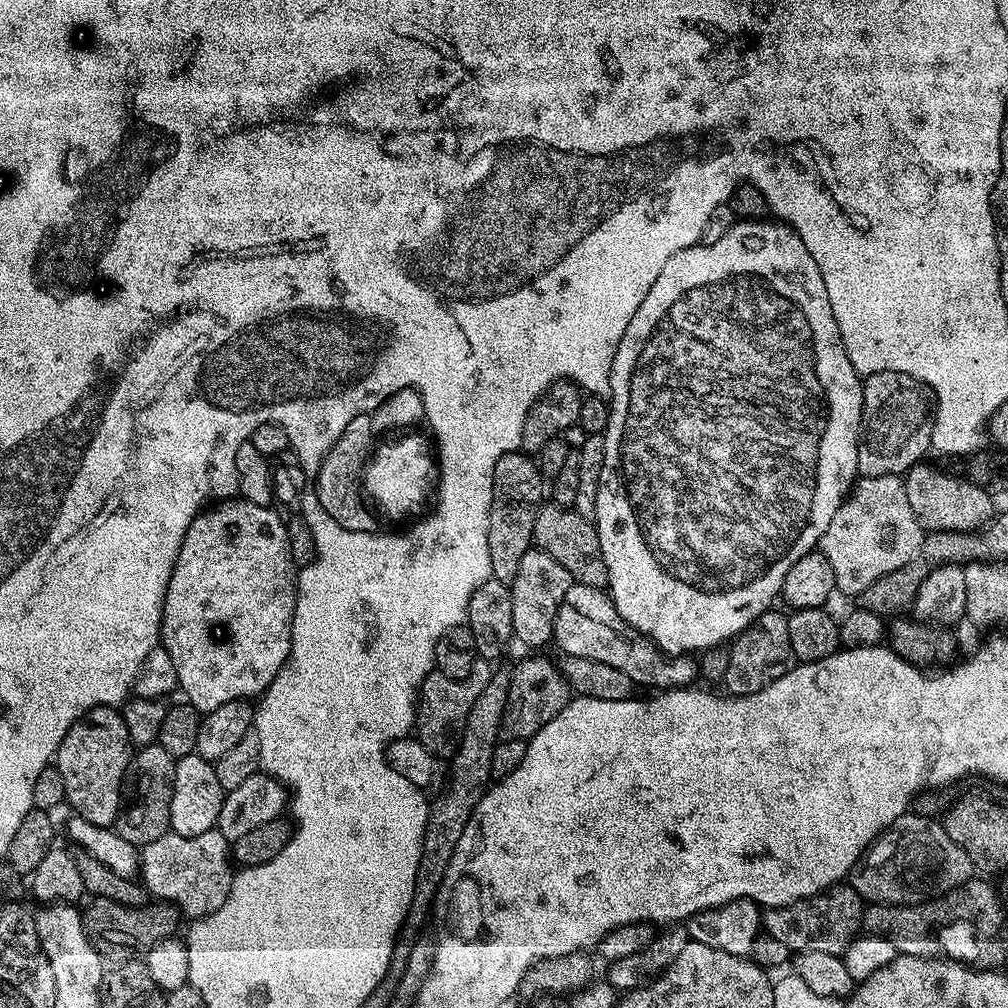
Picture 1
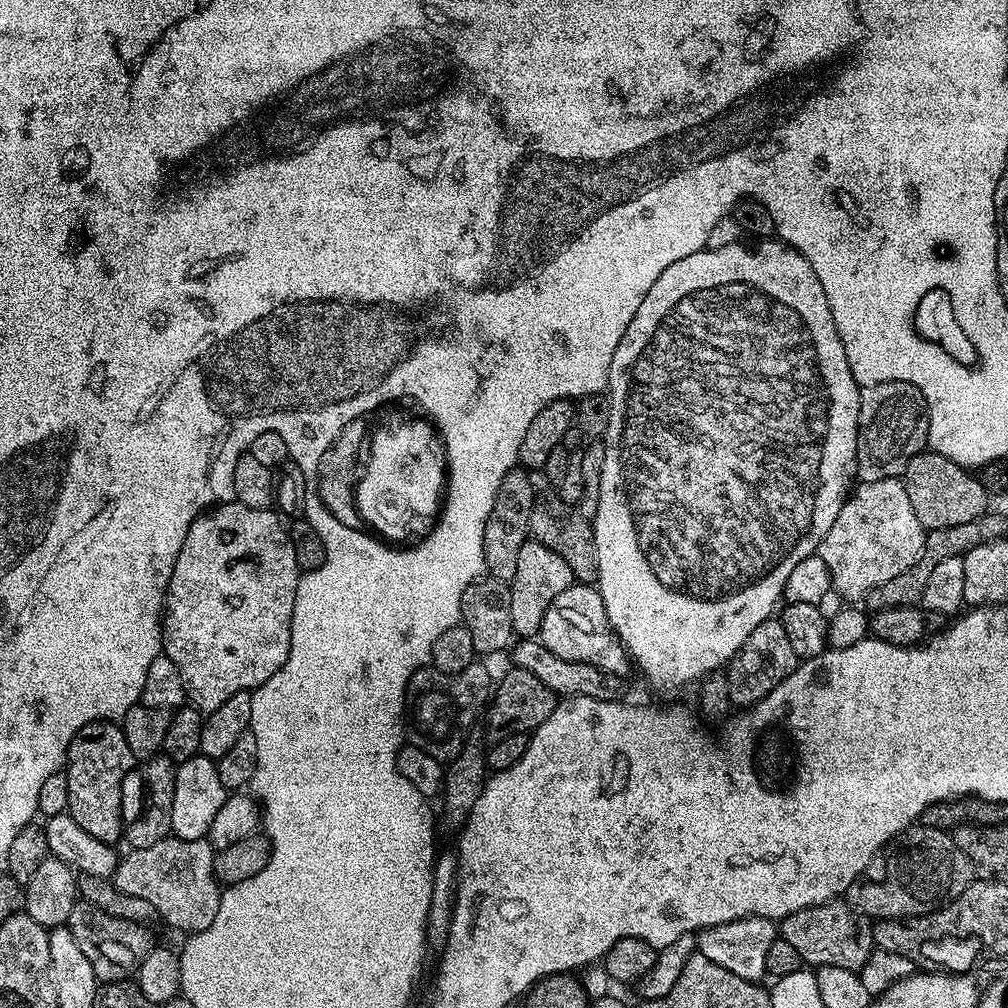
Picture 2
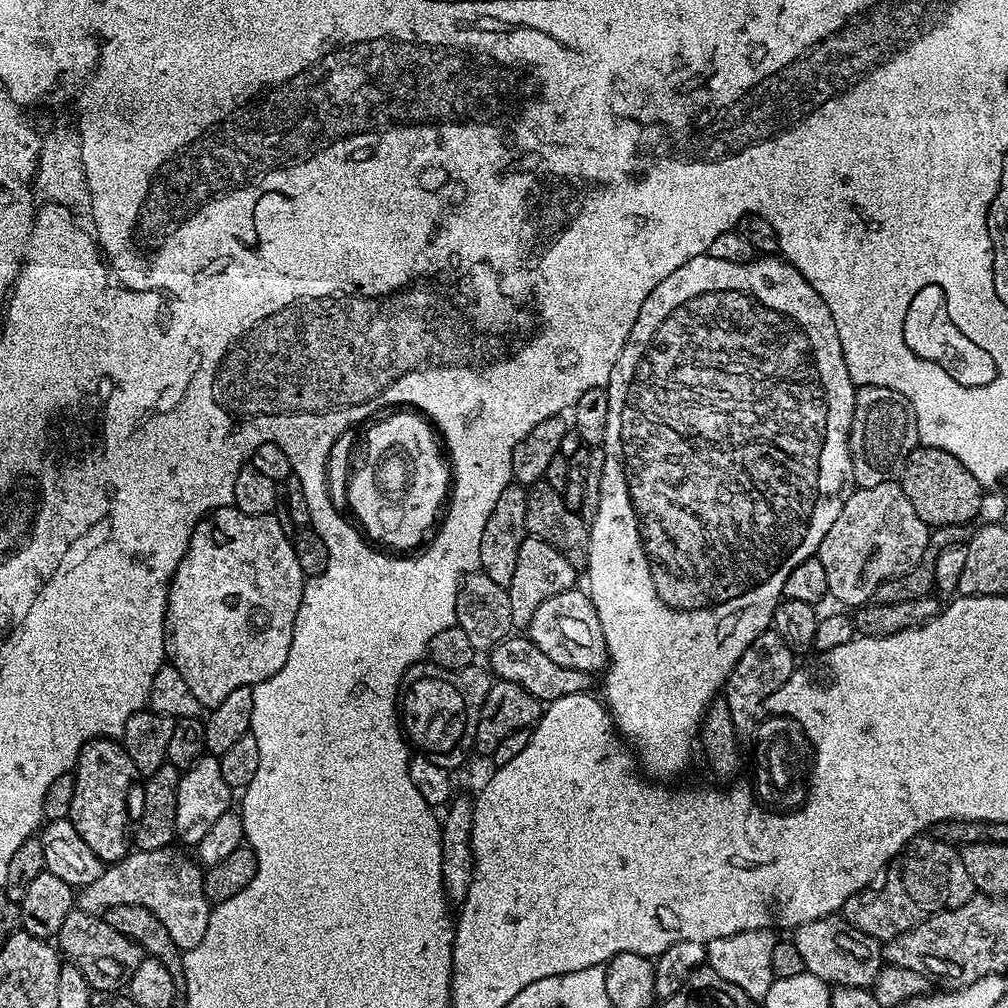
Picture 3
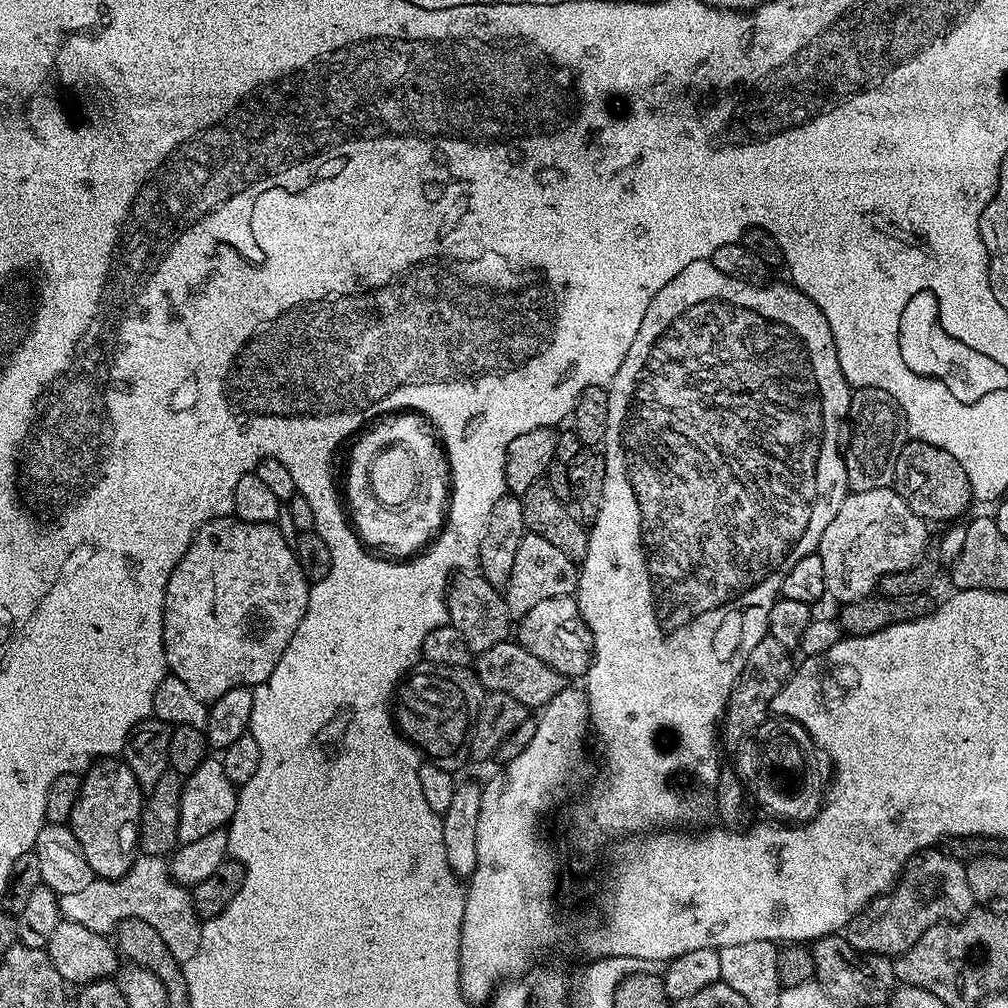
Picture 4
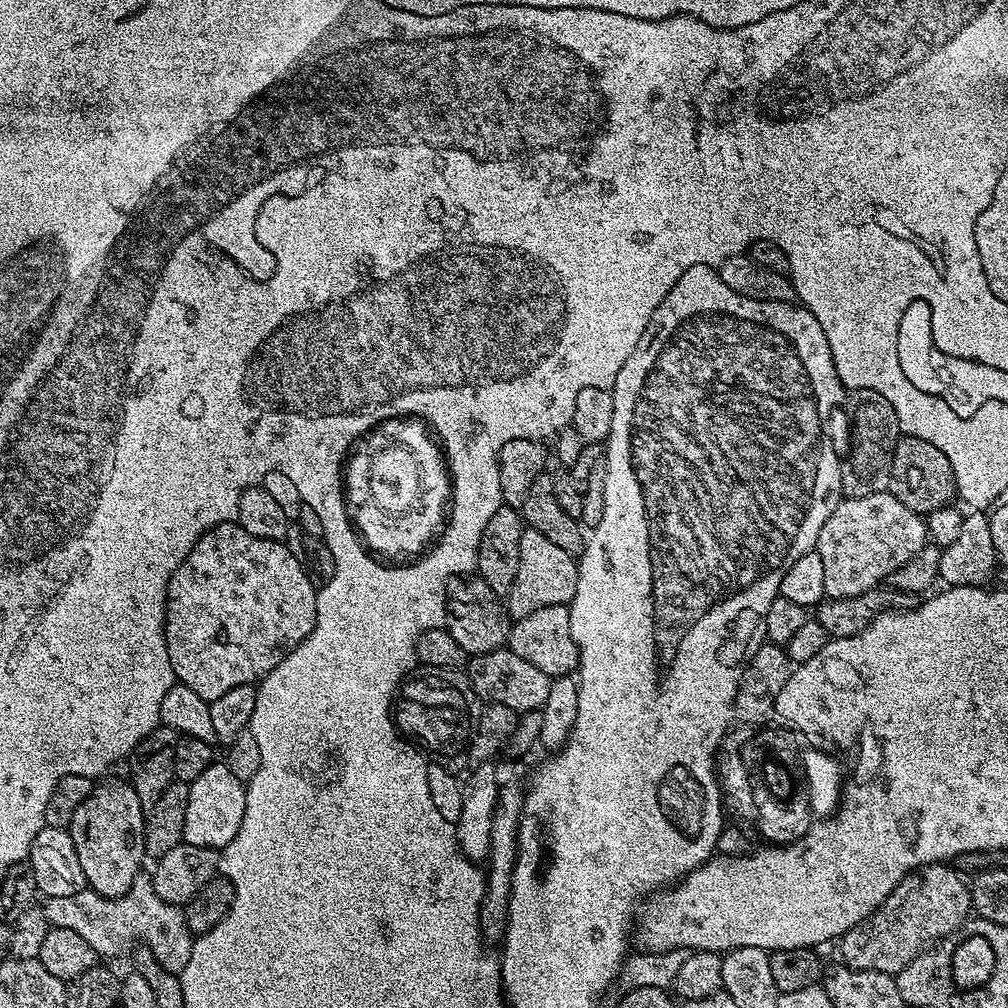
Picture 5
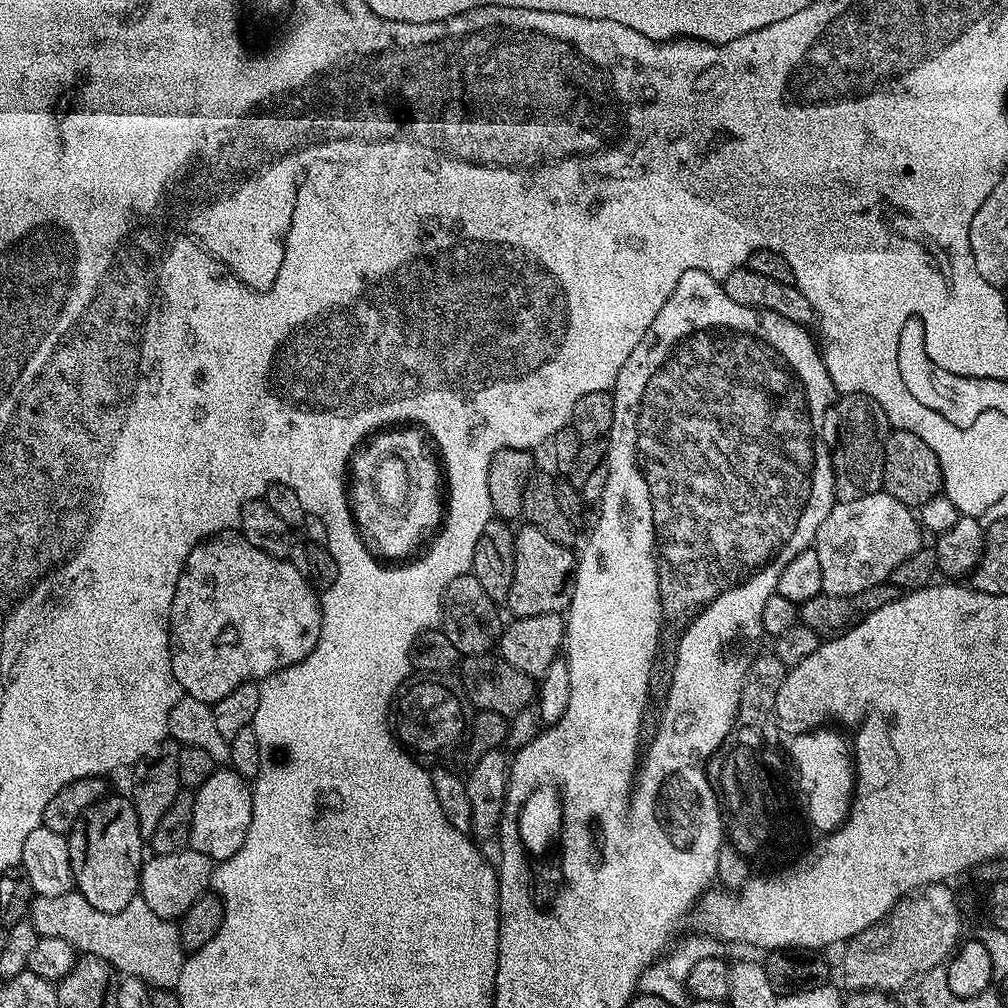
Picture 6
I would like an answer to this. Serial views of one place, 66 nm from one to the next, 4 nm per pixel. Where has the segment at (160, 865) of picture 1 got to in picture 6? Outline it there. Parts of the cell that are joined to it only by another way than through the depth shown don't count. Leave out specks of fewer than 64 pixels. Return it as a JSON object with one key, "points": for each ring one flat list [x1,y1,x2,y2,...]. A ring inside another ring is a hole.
{"points":[[75,890,58,898,36,896,32,901,30,919,37,934,46,938,66,938,81,953,97,956,112,965,117,973,136,976,156,990,175,989,178,974,186,959,179,927,162,918,139,898,121,912,94,910,86,898]]}

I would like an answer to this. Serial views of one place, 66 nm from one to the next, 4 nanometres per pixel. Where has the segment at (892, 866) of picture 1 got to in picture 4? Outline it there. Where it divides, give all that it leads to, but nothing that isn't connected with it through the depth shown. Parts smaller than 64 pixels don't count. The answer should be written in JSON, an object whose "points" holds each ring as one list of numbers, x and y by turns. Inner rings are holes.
{"points":[[925,850,917,852,904,863,903,869,891,889,870,901,866,907,861,909,860,913,846,925,842,930,844,939,850,942,858,952,863,952,869,956,886,956,895,958,903,954,930,926,942,924,945,922,955,922,963,920,969,912,973,911,974,901,970,882,966,882,966,870,961,861,956,861,954,857,947,856,940,850]]}

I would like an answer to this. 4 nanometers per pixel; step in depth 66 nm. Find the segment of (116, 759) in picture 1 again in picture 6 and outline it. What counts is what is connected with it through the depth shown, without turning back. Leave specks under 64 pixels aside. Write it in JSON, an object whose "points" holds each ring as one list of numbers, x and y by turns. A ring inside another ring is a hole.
{"points":[[105,794,101,800,94,802,94,806,90,806,84,814,78,818,78,822,74,822,72,831,67,833,68,849,70,850,70,866,72,867,72,873,76,879,74,885,75,891,82,894,82,898,86,898,86,902,90,902,90,906,94,906,94,910,102,910,103,912,121,912,126,910,126,906,130,906,132,900,137,899,140,891,140,870,144,866,146,859,146,838,140,832,138,826,138,814,134,810,131,799,127,795,124,796,112,796,112,794]]}

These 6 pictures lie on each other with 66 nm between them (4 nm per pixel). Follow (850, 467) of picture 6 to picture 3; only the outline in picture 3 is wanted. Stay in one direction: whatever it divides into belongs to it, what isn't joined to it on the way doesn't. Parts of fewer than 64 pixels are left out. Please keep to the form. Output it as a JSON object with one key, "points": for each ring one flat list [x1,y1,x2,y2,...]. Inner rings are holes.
{"points":[[860,386,854,398,854,418,848,435,852,478,856,488,892,480,904,459,920,444,916,414,907,398,886,386]]}

